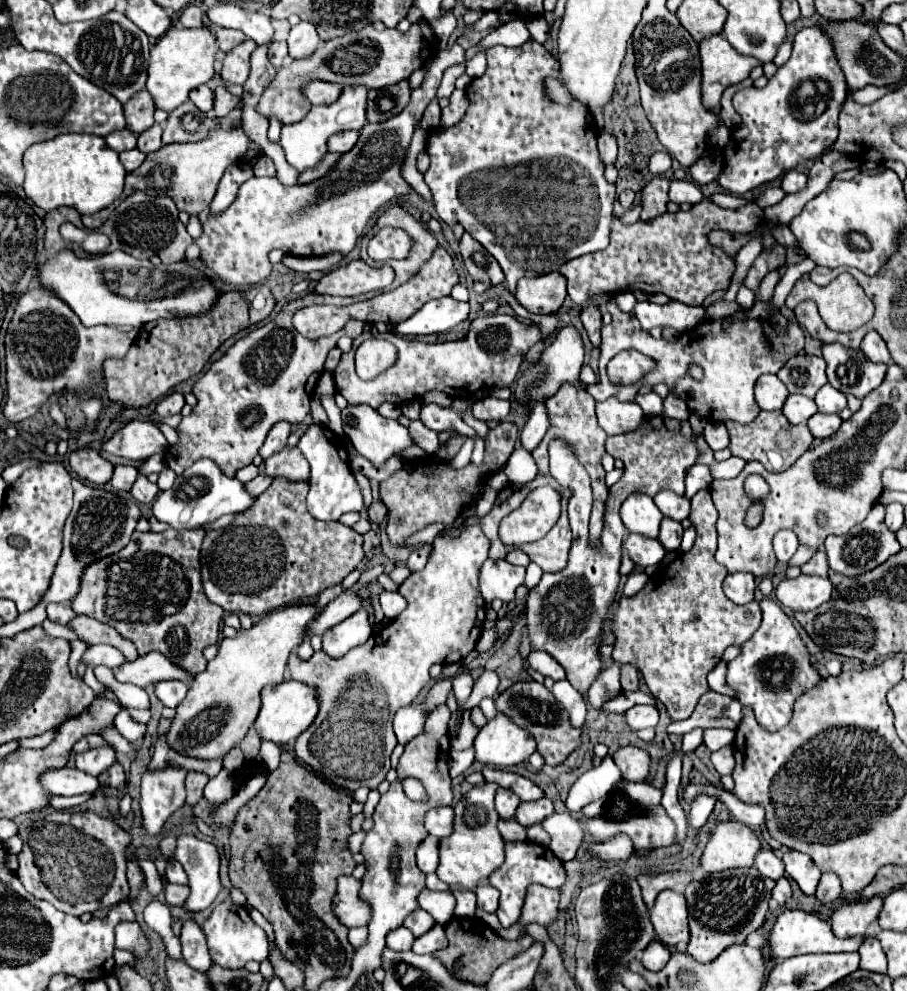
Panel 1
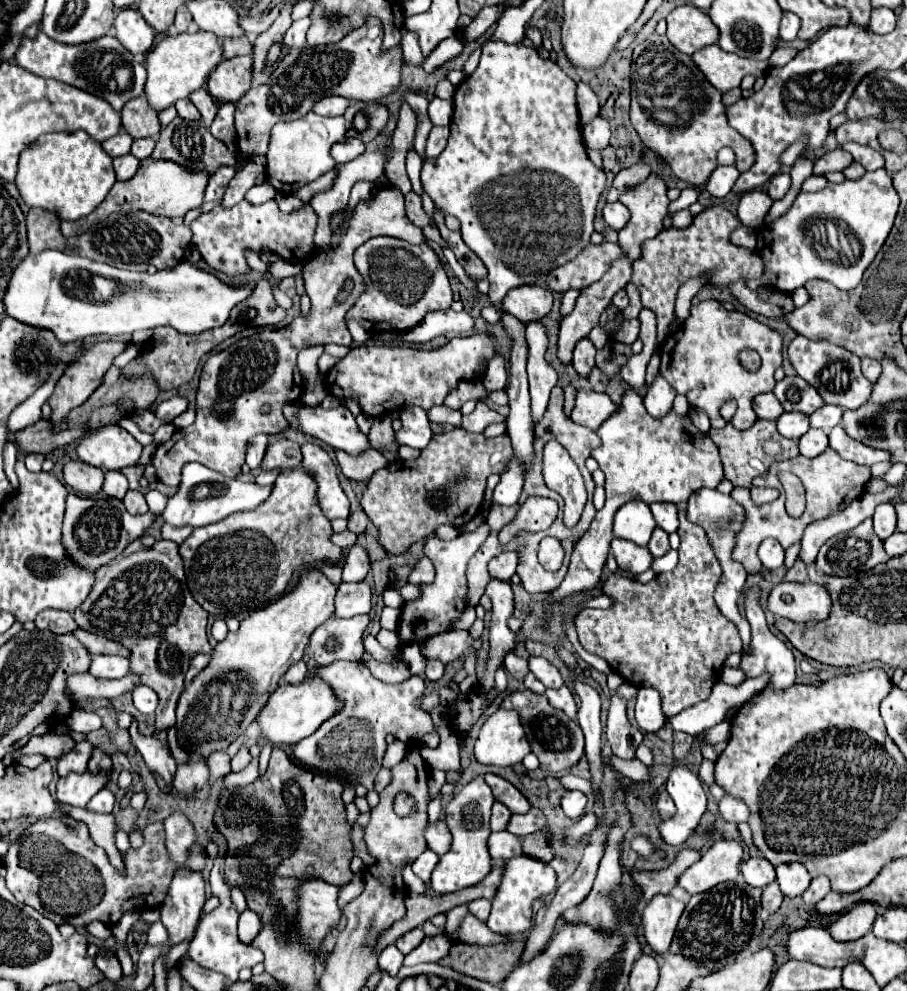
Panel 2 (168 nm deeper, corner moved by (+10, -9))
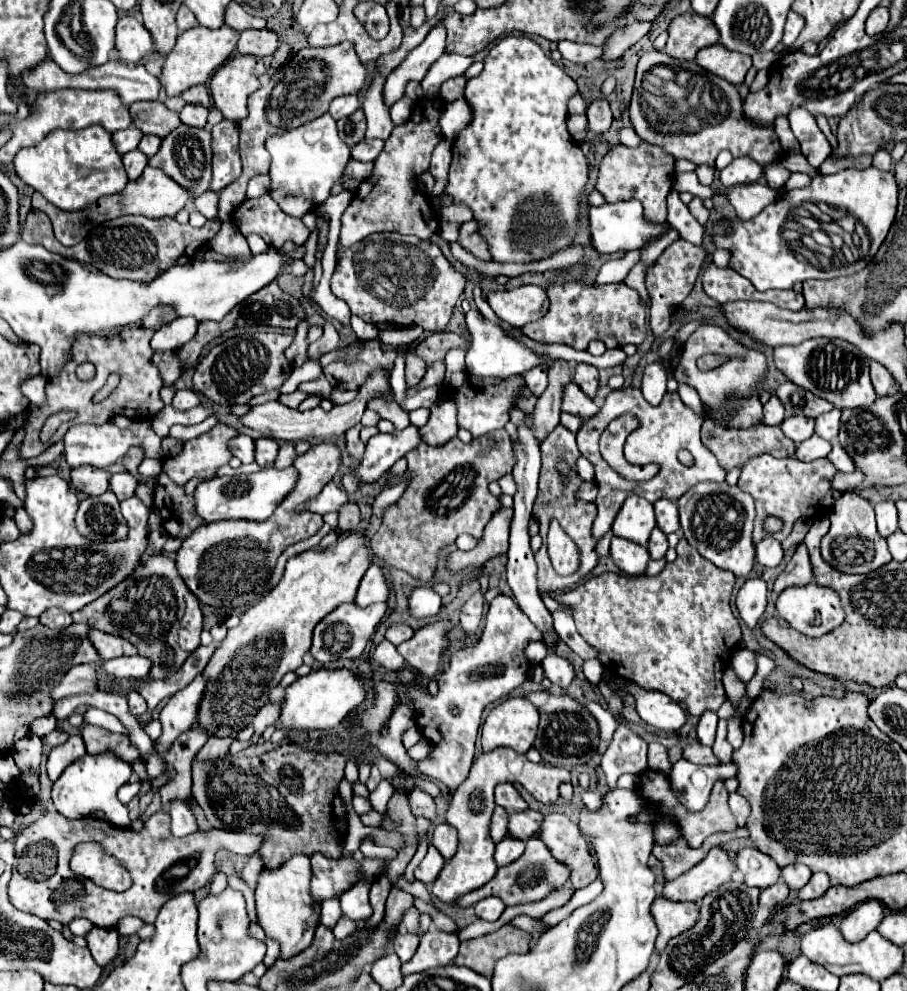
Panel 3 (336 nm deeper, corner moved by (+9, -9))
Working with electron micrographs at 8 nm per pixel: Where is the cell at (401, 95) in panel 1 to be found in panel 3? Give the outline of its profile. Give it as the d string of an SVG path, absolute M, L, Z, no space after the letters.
M363 109L355 111L351 117L345 117L345 119L339 119L337 121L337 131L341 135L341 141L349 147L353 147L355 143L363 141L365 137L365 115L363 115Z

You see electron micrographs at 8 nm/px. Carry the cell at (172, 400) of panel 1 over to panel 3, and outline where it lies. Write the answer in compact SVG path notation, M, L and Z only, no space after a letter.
M181 389L173 397L173 407L179 409L179 411L187 411L191 407L197 407L199 403L201 403L199 393L197 391L191 391L191 389Z

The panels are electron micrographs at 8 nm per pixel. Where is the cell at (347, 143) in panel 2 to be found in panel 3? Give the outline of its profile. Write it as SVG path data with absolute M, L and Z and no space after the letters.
M365 139L365 141L361 141L361 143L357 143L357 145L353 147L351 155L353 155L353 159L357 159L357 161L375 161L377 155L381 153L383 145L385 145L385 143L383 143L381 139Z

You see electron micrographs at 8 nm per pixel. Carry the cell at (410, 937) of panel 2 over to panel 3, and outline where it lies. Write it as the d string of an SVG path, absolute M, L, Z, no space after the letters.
M399 933L393 939L393 951L401 959L401 963L407 963L415 955L417 945L419 945L419 935L415 933Z

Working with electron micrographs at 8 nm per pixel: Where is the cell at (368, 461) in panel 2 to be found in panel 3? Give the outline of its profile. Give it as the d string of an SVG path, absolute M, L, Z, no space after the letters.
M357 423L355 427L351 427L347 433L345 433L345 439L347 439L347 451L349 451L349 455L353 457L353 459L361 459L363 457L363 451L365 451L365 445L361 443L361 439L359 439L359 431L361 431L361 423Z

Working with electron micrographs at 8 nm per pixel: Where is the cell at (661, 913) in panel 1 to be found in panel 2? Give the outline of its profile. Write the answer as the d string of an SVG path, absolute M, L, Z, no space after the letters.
M656 895L642 911L642 927L648 945L664 955L672 943L678 919L684 911L684 903L672 895Z

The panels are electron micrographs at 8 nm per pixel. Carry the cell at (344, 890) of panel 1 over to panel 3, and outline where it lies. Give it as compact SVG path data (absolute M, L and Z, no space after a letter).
M293 855L293 859L285 861L279 869L275 871L263 869L259 873L259 881L255 889L259 925L265 929L269 937L281 943L281 959L289 959L301 953L303 949L307 949L319 925L321 907L315 905L311 899L309 881L311 881L311 869L309 869L307 855Z

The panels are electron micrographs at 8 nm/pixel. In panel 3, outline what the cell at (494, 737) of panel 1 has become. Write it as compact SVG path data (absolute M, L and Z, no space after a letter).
M523 695L509 697L495 705L483 723L483 751L493 751L495 747L511 747L517 753L527 753L535 741L537 725L537 707Z

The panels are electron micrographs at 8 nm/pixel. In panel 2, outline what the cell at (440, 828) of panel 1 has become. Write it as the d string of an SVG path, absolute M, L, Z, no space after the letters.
M434 821L434 823L430 823L430 825L426 827L426 831L424 831L424 837L426 837L428 847L430 847L434 853L438 853L438 855L442 855L442 853L446 853L446 851L450 849L452 835L450 835L450 831L448 831L448 827L446 827L444 821Z

